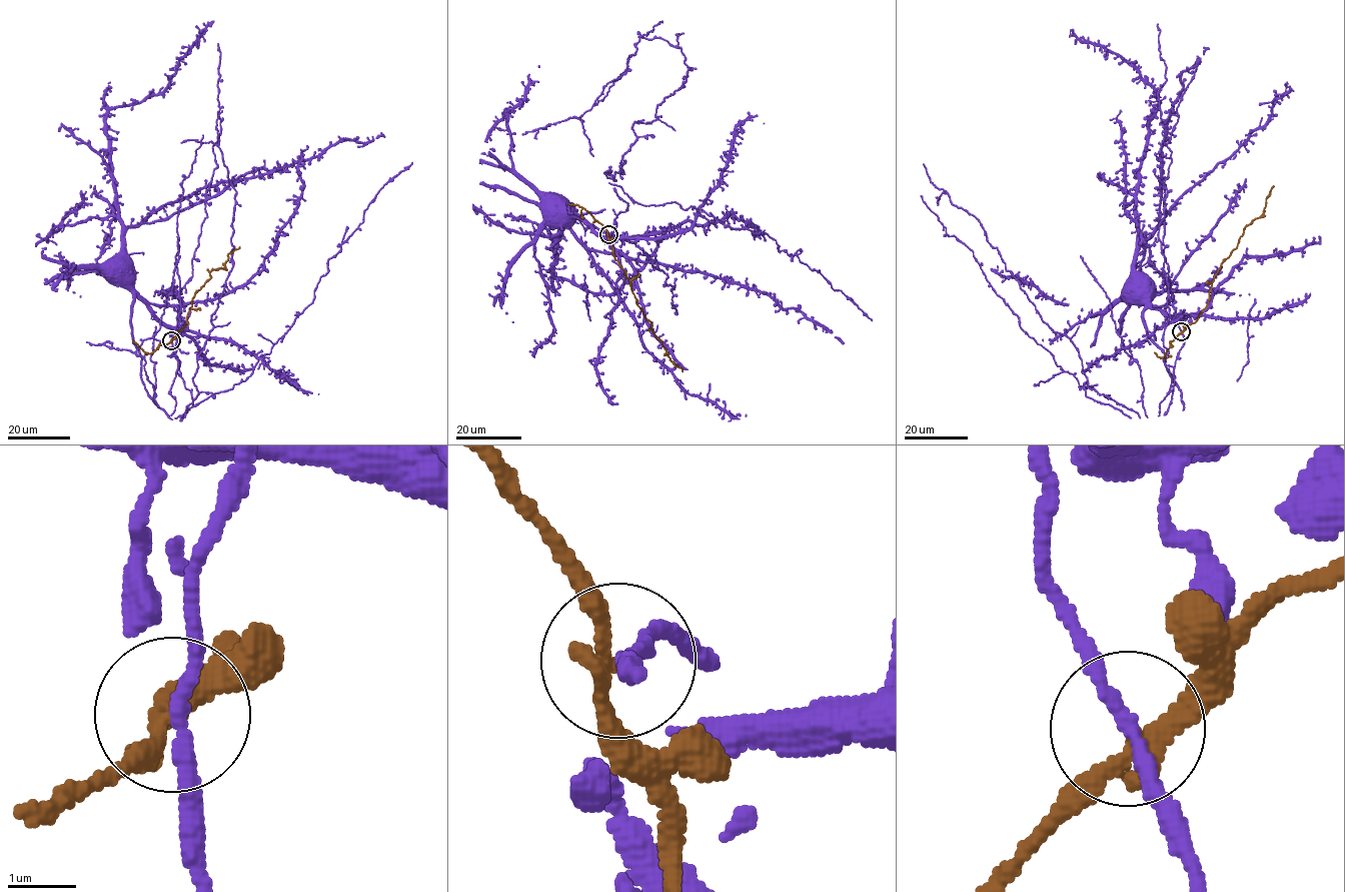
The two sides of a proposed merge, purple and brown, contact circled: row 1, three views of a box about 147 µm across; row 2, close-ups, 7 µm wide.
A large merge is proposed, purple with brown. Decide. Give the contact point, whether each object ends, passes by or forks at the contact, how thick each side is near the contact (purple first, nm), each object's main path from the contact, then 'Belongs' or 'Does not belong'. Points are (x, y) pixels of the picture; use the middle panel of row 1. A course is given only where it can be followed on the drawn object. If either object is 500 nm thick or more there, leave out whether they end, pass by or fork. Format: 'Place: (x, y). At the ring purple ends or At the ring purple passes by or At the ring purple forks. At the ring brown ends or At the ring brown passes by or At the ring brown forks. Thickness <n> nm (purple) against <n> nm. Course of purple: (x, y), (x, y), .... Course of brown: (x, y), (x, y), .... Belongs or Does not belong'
Place: (608, 234). At the ring purple passes by. At the ring brown passes by. Thickness 190 nm (purple) against 240 nm. Course of purple: (608, 234), (618, 237), (609, 236), (573, 216), (566, 205), (554, 207). Course of brown: (608, 234), (612, 254), (630, 282), (635, 302), (651, 323), (650, 328), (669, 360), (683, 371). Does not belong

